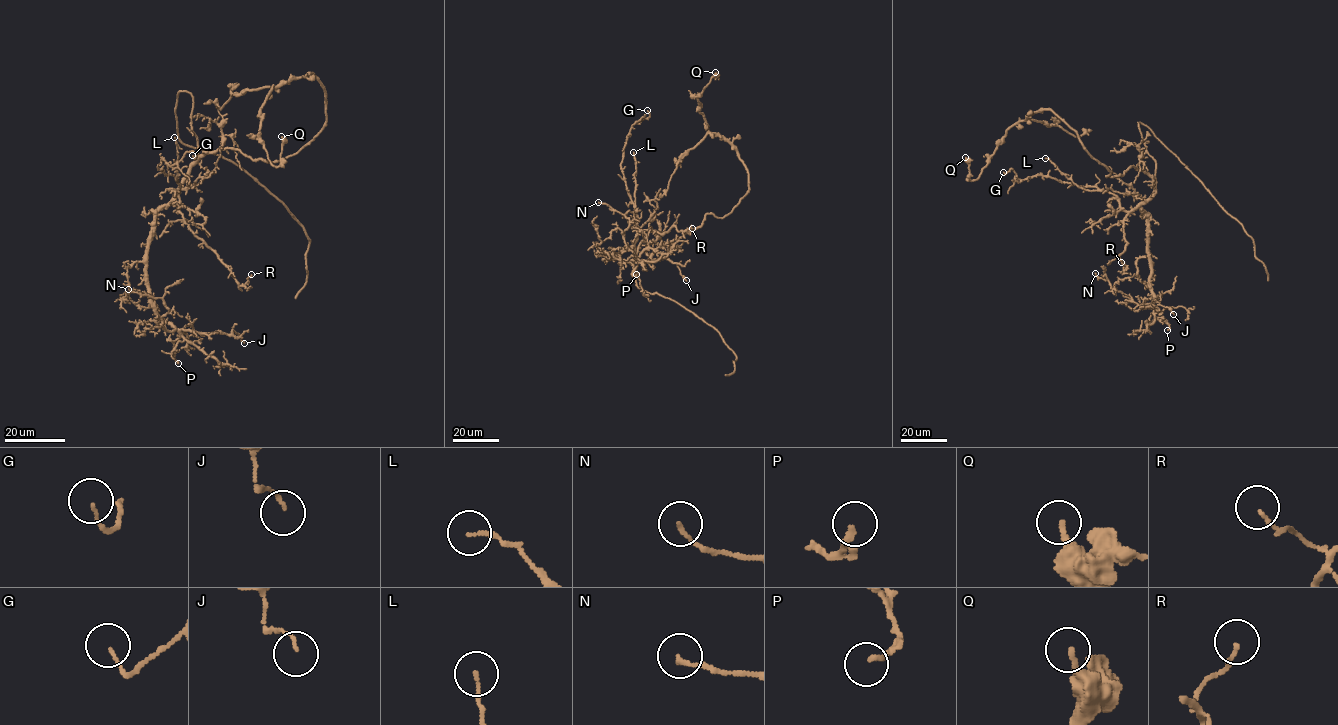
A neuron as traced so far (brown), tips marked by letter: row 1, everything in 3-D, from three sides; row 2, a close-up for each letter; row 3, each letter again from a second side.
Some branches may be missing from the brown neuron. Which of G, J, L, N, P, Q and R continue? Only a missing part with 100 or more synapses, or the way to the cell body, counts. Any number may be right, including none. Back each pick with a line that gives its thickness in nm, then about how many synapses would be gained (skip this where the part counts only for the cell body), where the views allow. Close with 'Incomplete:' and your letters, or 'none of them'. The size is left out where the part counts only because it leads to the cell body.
Incomplete: none of them

